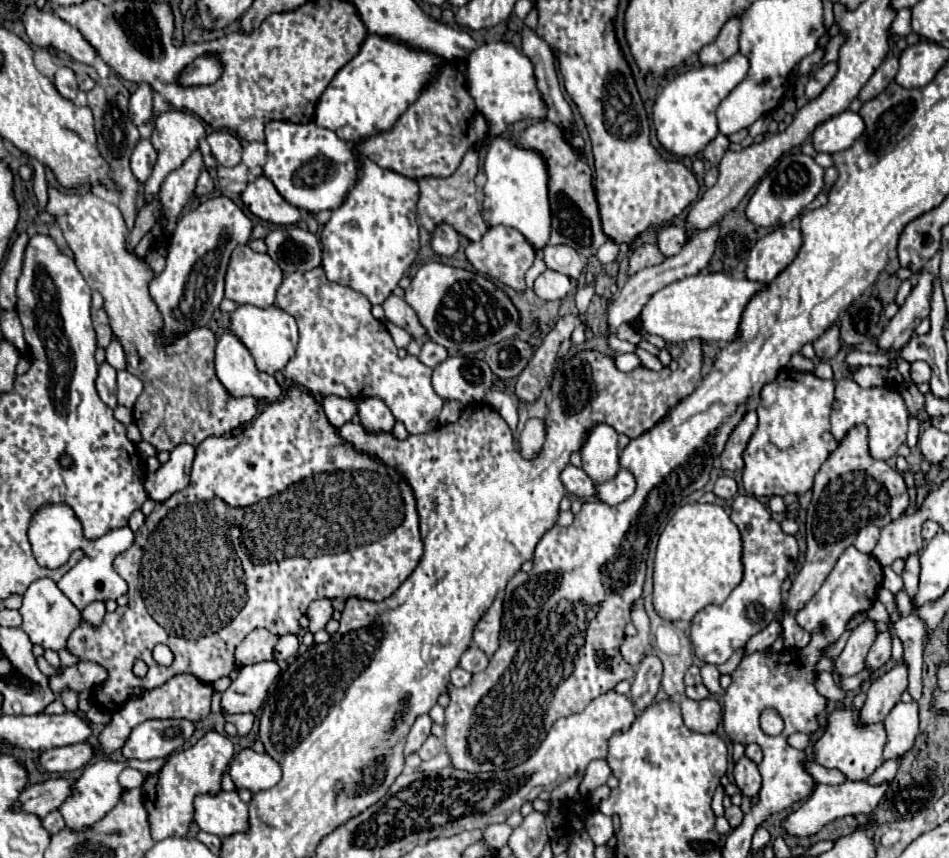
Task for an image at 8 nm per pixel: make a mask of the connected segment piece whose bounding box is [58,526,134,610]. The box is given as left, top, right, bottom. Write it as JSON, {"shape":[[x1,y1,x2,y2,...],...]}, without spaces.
{"shape":[[128,526,120,528,120,530,110,530,108,534,96,538,96,540,86,540,80,548,84,552,84,556,78,560,76,566,72,566,62,580,58,582,58,588,64,592,64,596,78,608,84,610,88,604,92,602,108,602,108,600,116,600,118,596,128,592,128,584,124,582,124,578,118,576,118,572,114,570,112,562,118,554,122,554,124,550,128,550,128,546,132,544,134,534]]}

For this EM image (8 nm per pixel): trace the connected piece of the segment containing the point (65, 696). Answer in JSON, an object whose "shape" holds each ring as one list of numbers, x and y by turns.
{"shape":[[70,688,62,690,60,698,62,698,62,702,64,702,64,706,66,706,68,712,76,712,78,710,78,694,74,690,70,690]]}

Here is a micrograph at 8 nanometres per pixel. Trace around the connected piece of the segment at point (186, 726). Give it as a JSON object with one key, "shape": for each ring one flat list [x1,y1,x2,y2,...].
{"shape":[[148,720,132,730,122,754,138,760,166,758,180,750,194,736,194,732,196,726,190,720]]}

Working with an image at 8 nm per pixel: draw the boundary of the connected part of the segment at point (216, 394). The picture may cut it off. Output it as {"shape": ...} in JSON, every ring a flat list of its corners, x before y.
{"shape":[[48,186,46,212,50,216,54,216,56,224,60,226,68,246,74,252,76,266,82,272,86,284,104,296,104,310,110,316,114,336,122,342,124,352,126,352,126,362,128,362,126,370,130,374,134,374,136,378,140,378,144,384,144,390,138,396,138,408,136,406,132,408,134,424,140,428,142,438,146,442,150,442,158,452,162,452,162,450,170,452,182,442,198,446,208,436,222,436,222,434,232,432,234,428,248,424,258,414,258,402,252,396,236,398,236,396,228,394,226,388,222,386,222,382,218,380,216,368,214,368,216,336,210,328,192,330,192,334,186,334,184,338,180,338,180,342,174,342,172,346,166,346,166,348,156,346,154,334,160,328,160,312,148,294,148,282,152,280,154,274,146,262,138,260,132,252,126,250,126,240,124,240,126,224,124,224,124,218,120,214,118,206,100,200,90,190,66,194,64,190]]}

